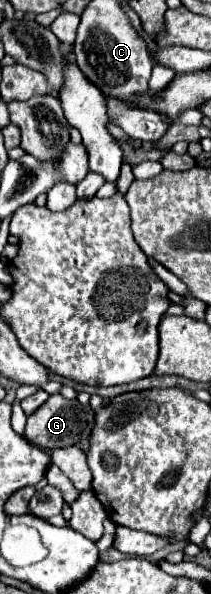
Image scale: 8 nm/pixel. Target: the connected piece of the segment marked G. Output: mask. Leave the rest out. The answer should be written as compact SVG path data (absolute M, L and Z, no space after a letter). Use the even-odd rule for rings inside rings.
M60 393L50 395L46 405L42 405L38 411L34 411L28 421L26 421L26 431L24 437L30 439L32 443L40 445L40 447L68 447L68 445L76 445L78 443L78 433L80 433L80 441L90 437L90 431L94 427L94 411L88 405L82 405L80 401L70 401L66 397L62 397Z

